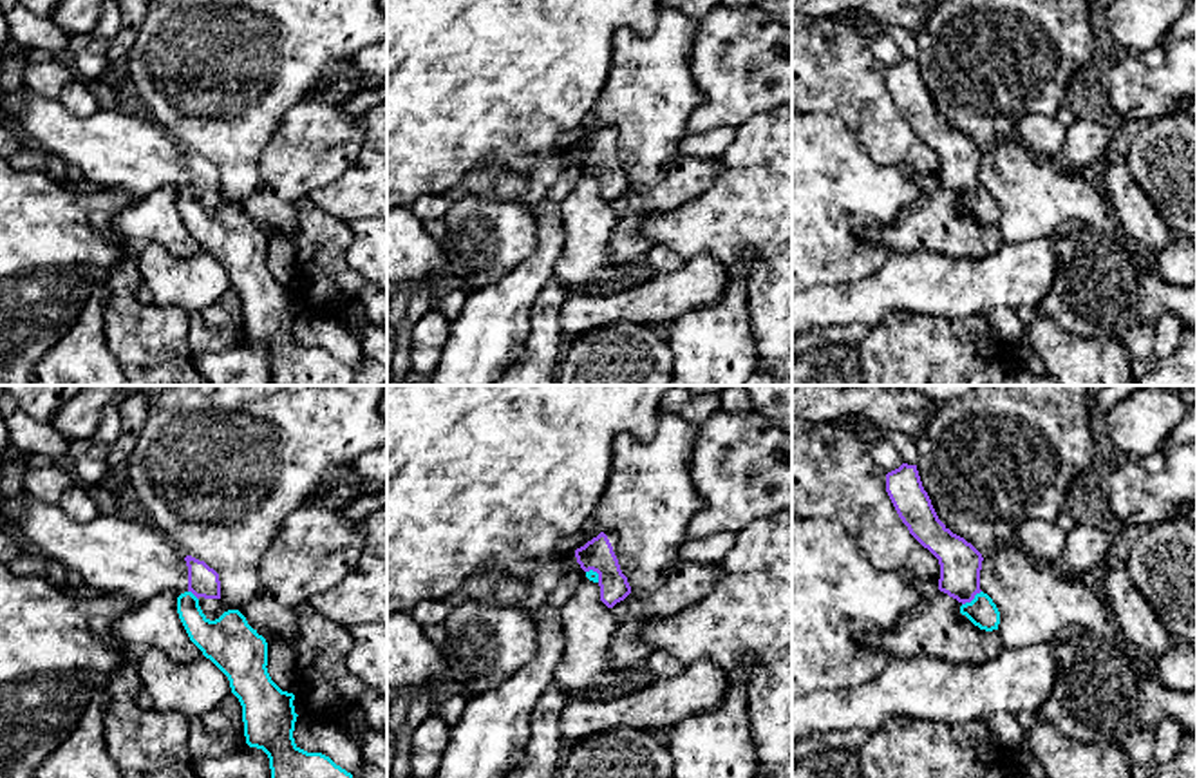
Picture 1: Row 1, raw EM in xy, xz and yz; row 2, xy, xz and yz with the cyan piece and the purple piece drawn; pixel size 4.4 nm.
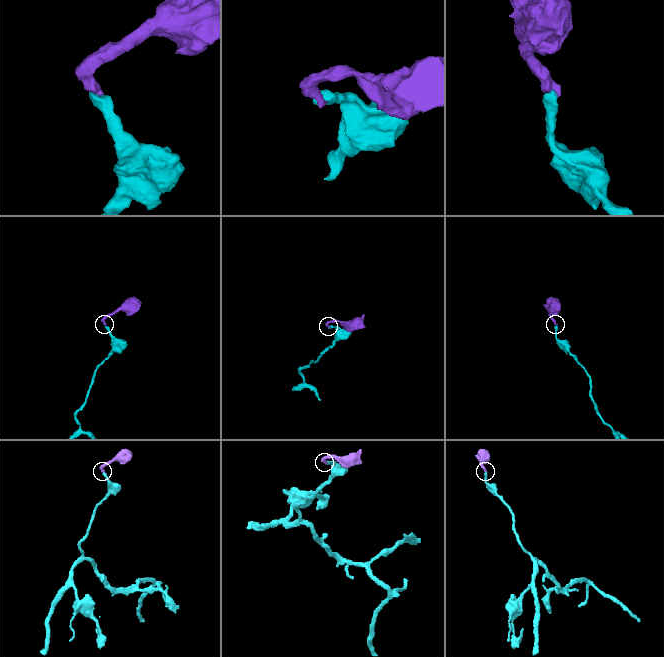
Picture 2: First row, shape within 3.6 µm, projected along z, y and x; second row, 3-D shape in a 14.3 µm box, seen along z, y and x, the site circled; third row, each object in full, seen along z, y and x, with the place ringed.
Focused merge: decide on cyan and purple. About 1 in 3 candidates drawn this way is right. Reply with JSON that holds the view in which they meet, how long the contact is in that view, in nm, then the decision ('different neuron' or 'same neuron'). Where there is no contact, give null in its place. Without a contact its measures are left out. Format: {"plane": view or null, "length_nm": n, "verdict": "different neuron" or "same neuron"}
{"plane": "yz", "length_nm": 110, "verdict": "same neuron"}

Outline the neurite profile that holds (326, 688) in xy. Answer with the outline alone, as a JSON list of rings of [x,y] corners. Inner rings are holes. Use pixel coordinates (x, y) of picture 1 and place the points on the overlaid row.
[[[313,608],[297,610],[297,686],[300,713],[336,722],[358,745],[369,727],[360,700],[367,686],[347,668],[353,639],[349,630]]]

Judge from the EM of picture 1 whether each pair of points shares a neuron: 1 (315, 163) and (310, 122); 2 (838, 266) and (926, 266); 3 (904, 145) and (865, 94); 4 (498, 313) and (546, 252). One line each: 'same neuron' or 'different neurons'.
1: same neuron
2: different neurons
3: same neuron
4: same neuron

